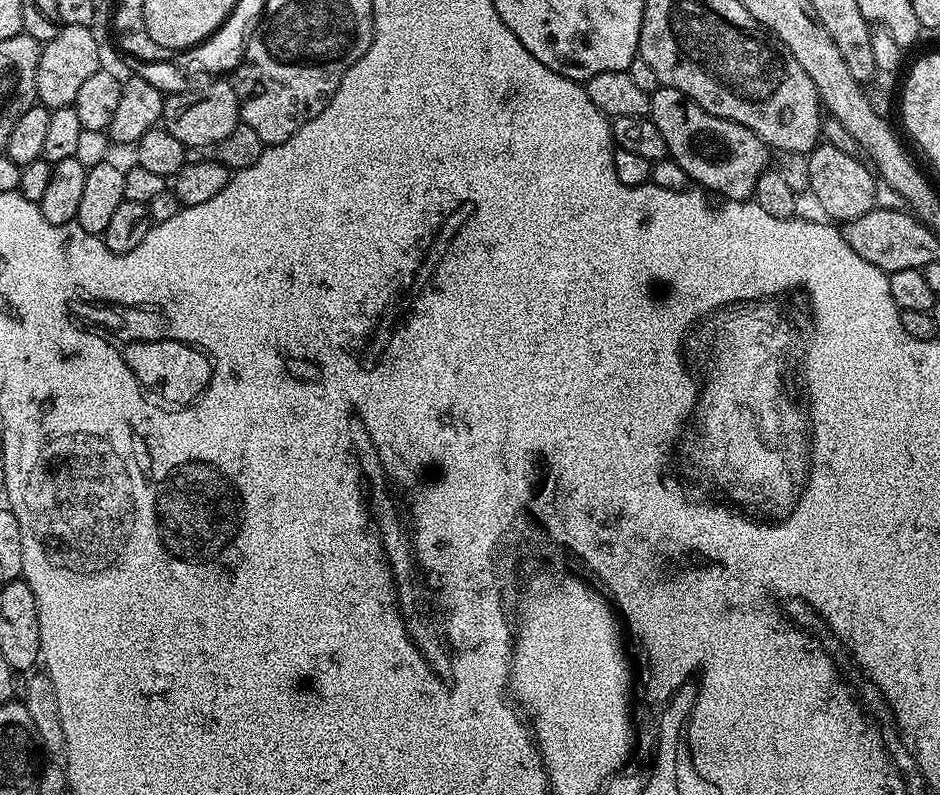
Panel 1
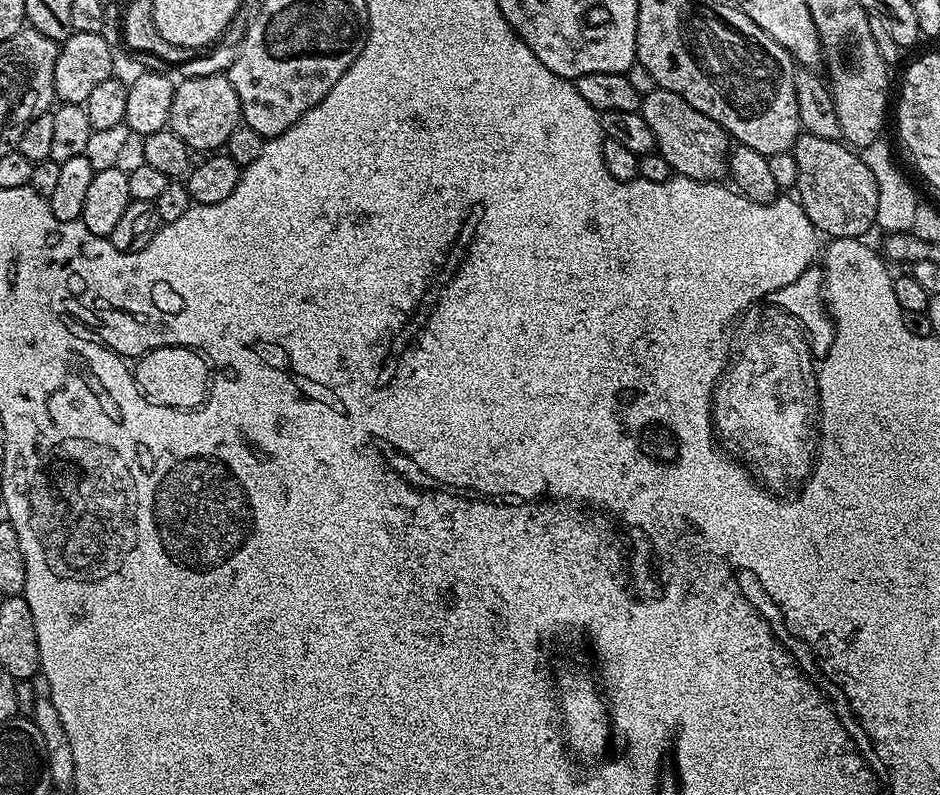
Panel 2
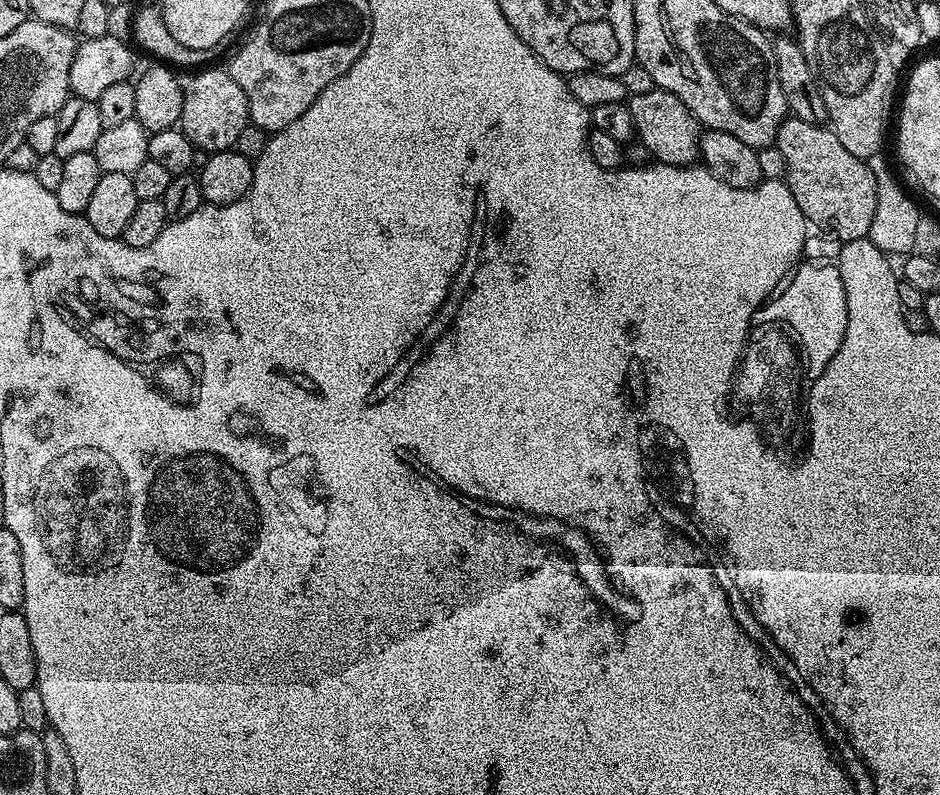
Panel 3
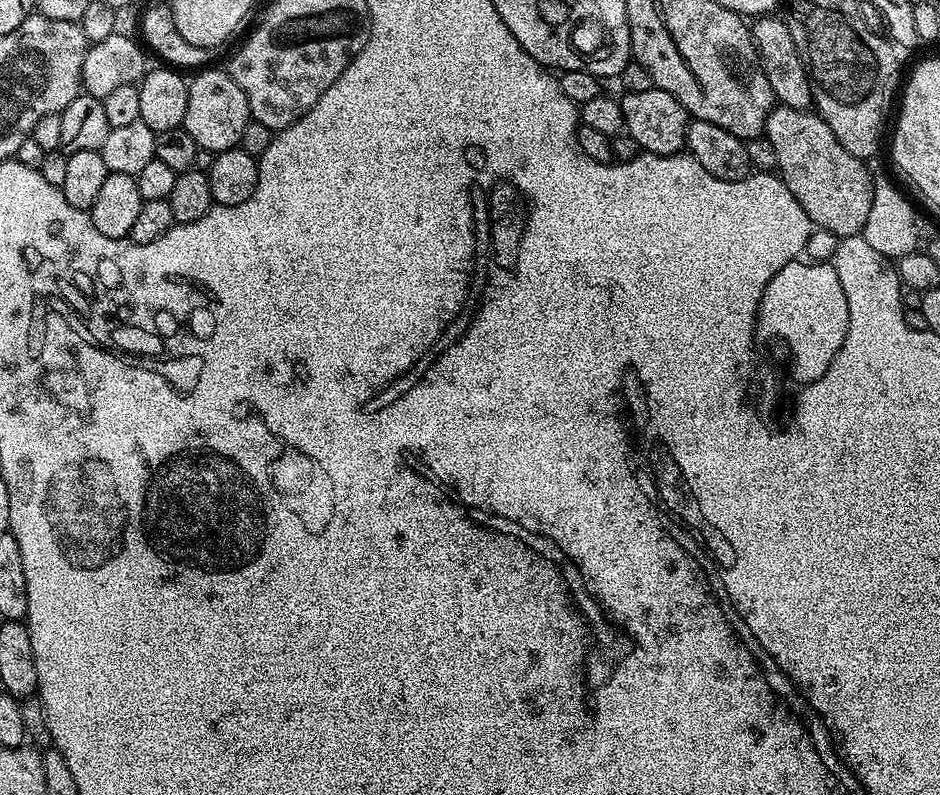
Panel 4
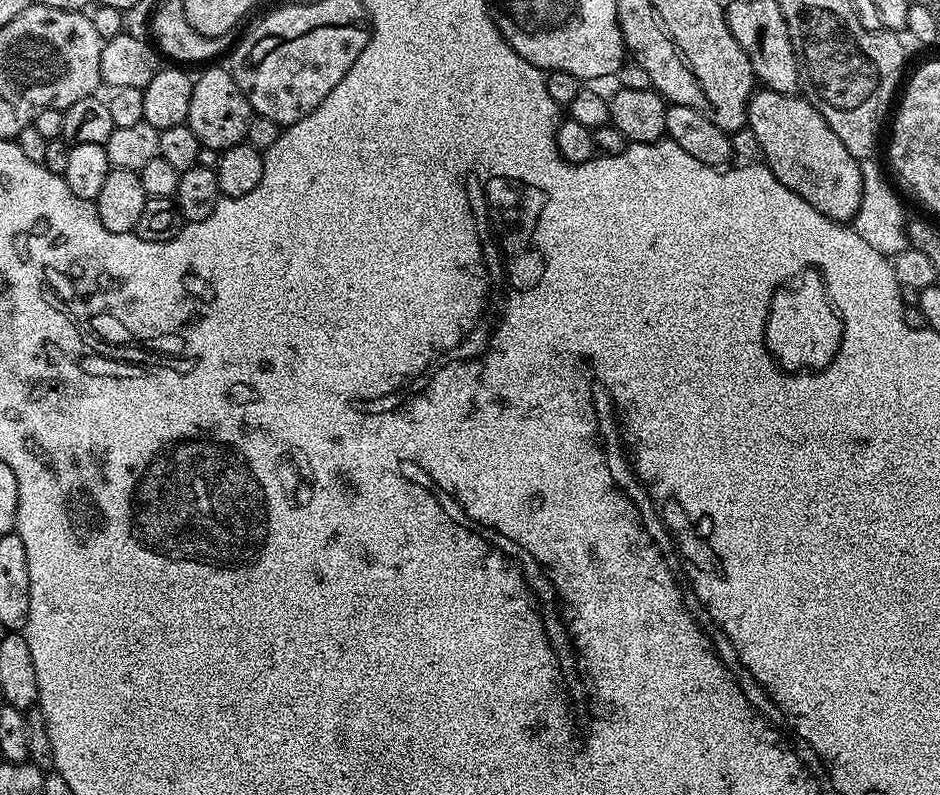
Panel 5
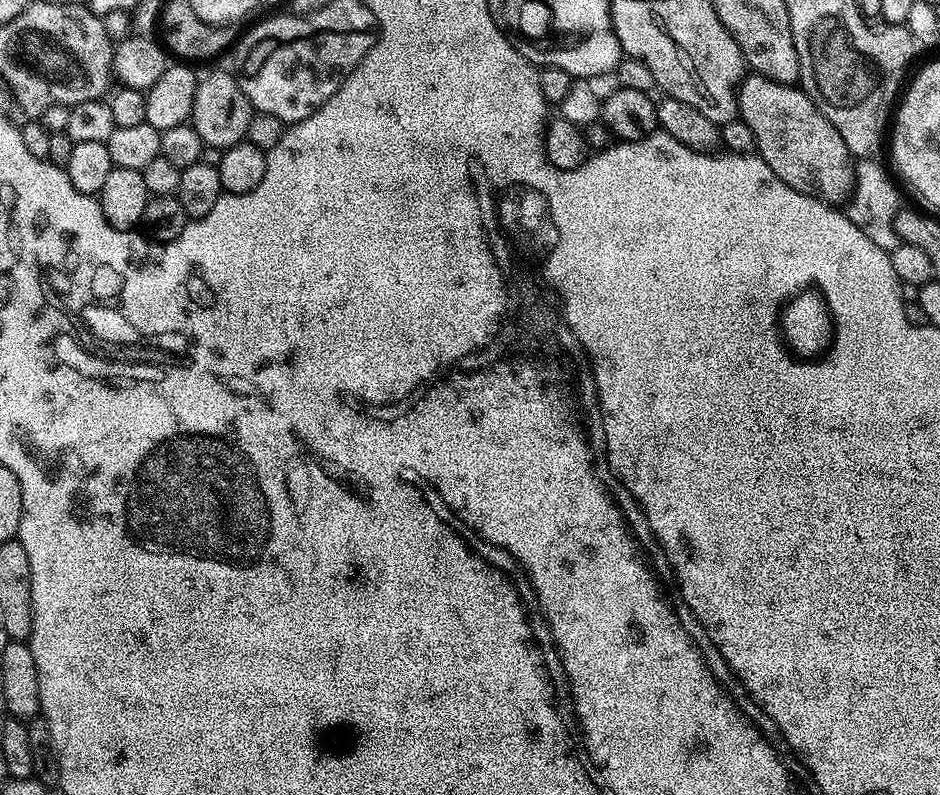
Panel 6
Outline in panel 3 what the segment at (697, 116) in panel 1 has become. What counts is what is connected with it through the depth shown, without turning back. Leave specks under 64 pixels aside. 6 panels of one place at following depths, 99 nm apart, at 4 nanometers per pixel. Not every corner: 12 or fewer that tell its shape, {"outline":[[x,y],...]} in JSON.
{"outline":[[660,88],[629,96],[652,160],[697,163],[702,125]]}

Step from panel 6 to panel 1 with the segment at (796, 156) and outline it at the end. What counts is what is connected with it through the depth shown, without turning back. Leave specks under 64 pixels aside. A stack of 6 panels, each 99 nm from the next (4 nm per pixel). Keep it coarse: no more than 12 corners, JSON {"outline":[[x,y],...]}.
{"outline":[[827,142],[807,153],[808,192],[829,221],[876,207],[863,159]]}

